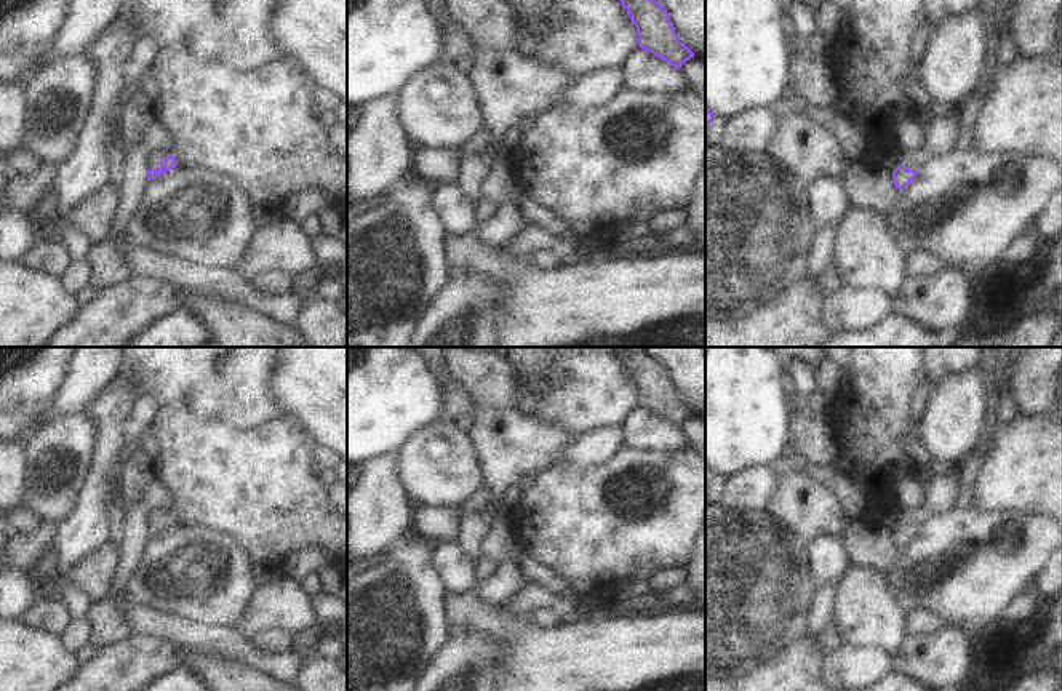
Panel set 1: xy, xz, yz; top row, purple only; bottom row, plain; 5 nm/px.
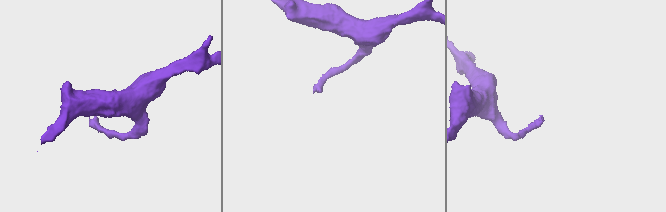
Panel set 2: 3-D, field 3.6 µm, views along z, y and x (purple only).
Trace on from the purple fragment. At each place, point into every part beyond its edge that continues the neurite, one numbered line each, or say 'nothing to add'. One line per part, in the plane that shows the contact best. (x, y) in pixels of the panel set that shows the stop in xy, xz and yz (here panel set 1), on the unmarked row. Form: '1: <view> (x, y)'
1: xy (155, 515)

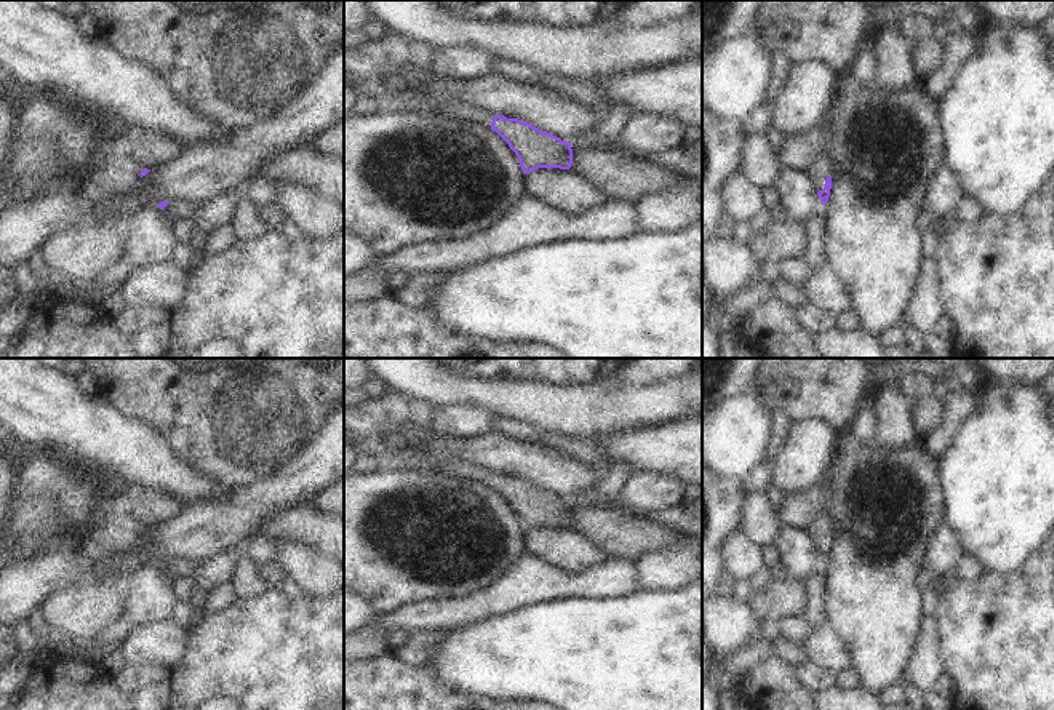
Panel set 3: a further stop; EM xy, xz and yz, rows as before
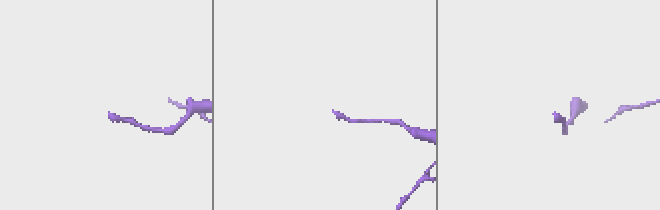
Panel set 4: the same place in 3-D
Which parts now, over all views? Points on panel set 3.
1: yz (821, 528)

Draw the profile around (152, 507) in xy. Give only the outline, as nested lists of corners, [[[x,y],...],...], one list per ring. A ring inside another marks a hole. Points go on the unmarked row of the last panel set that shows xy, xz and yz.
[[[136,485],[118,488],[112,494],[112,509],[117,509],[144,526],[158,526],[184,510],[184,504],[174,496]]]

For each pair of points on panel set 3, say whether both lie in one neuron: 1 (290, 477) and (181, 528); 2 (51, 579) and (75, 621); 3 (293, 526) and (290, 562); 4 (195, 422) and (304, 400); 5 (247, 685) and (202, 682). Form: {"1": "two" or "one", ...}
{"1": "one", "2": "two", "3": "two", "4": "one", "5": "one"}

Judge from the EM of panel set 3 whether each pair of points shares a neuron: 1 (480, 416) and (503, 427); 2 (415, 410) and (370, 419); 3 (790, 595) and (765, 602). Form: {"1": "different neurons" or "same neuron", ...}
{"1": "different neurons", "2": "same neuron", "3": "same neuron"}

